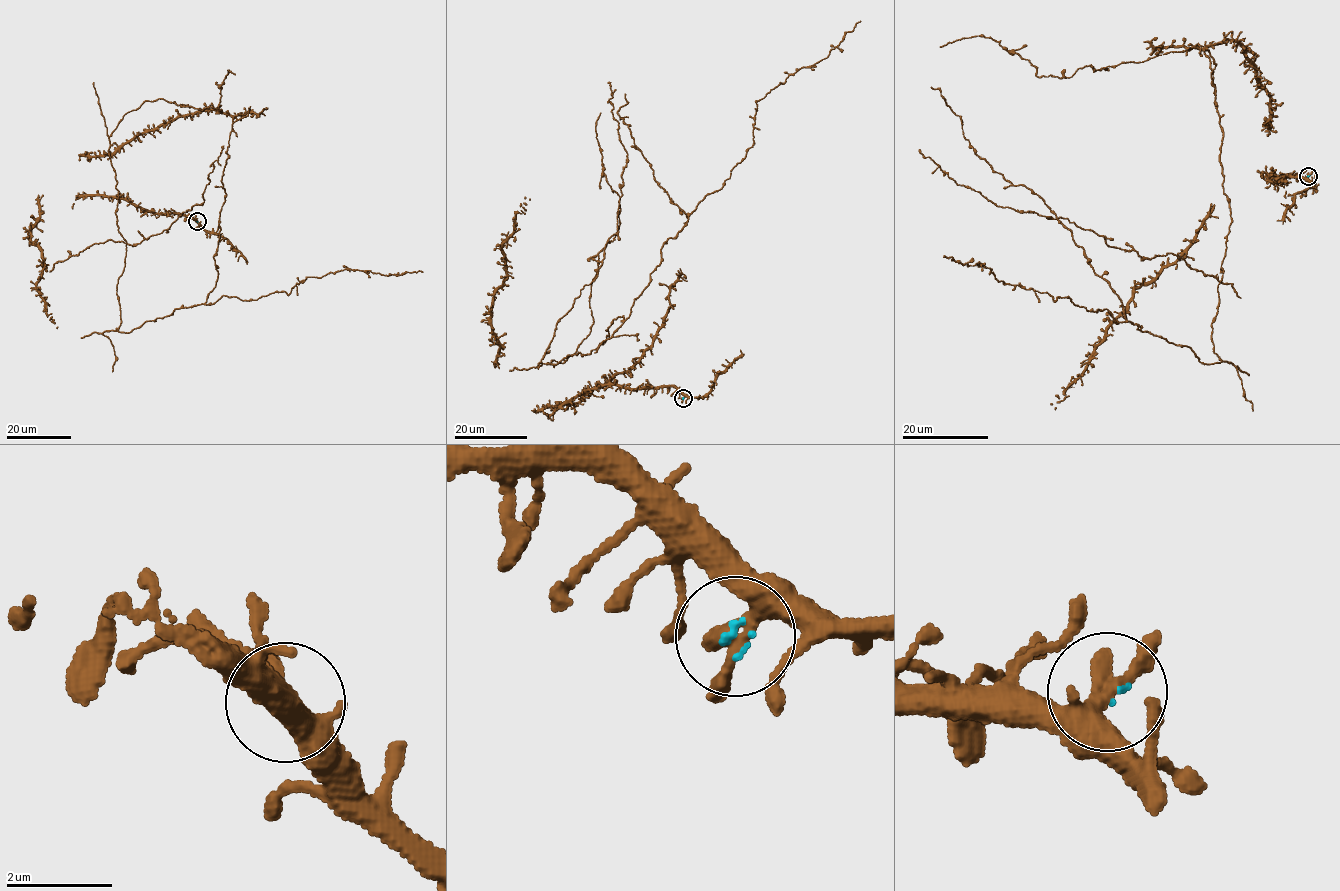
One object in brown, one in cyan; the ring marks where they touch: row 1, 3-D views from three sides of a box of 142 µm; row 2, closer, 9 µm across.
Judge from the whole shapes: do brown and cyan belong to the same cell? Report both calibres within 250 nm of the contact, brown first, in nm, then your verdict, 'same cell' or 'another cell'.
260 nm thick on the brown side, 80 nm on the other; same cell

